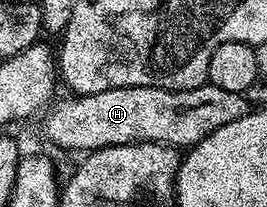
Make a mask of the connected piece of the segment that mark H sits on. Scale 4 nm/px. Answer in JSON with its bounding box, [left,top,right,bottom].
[44,83,251,151]

